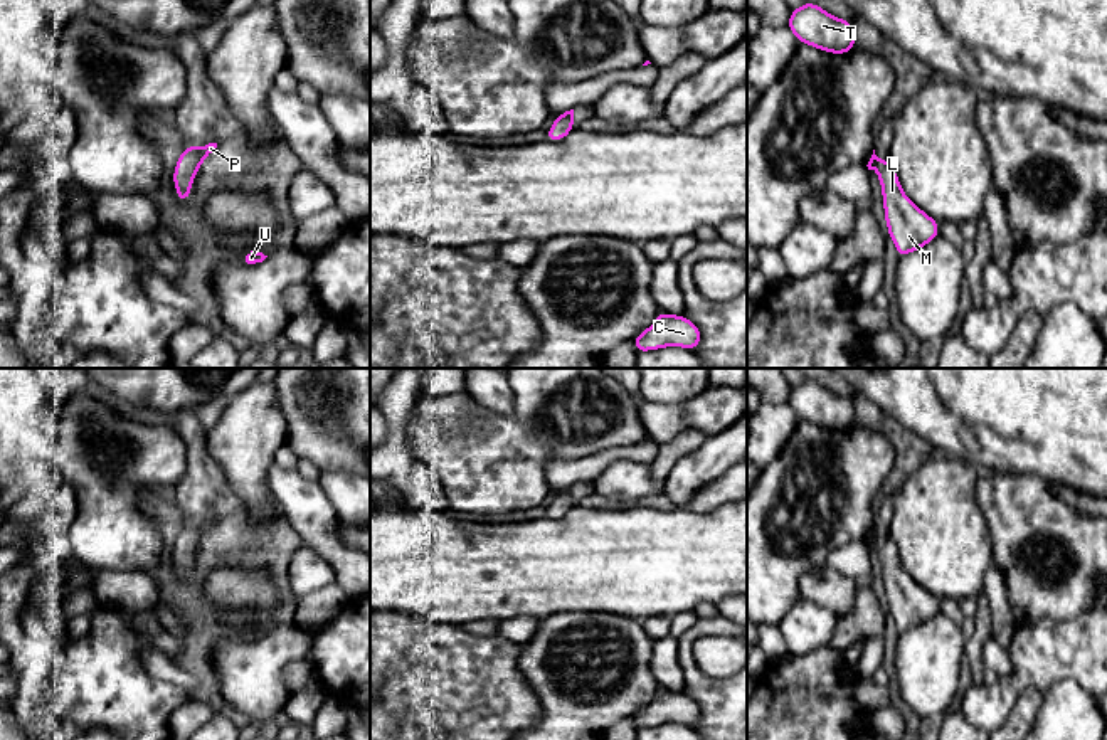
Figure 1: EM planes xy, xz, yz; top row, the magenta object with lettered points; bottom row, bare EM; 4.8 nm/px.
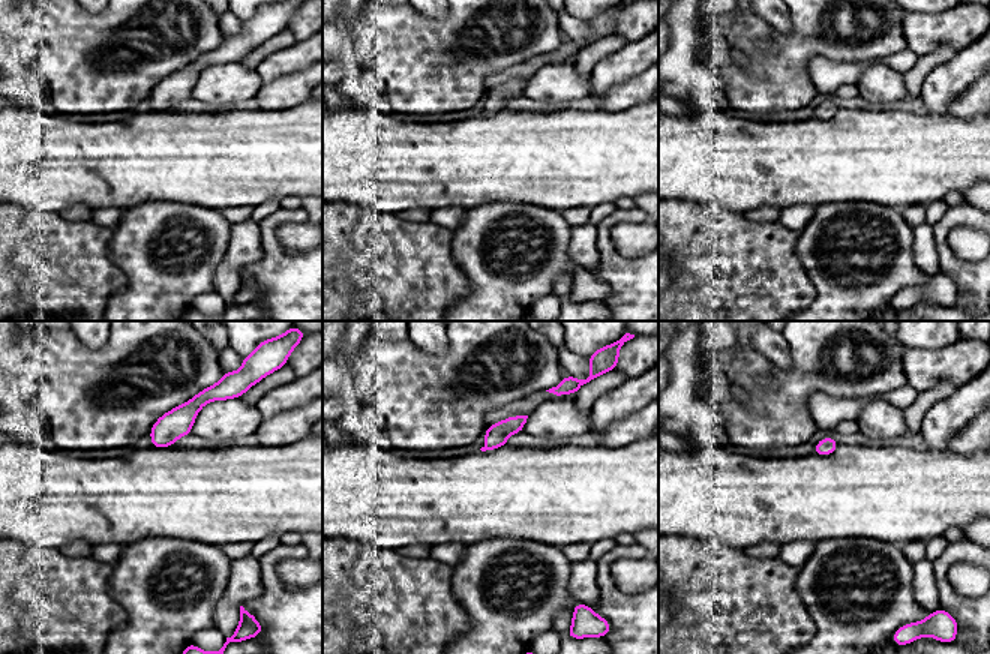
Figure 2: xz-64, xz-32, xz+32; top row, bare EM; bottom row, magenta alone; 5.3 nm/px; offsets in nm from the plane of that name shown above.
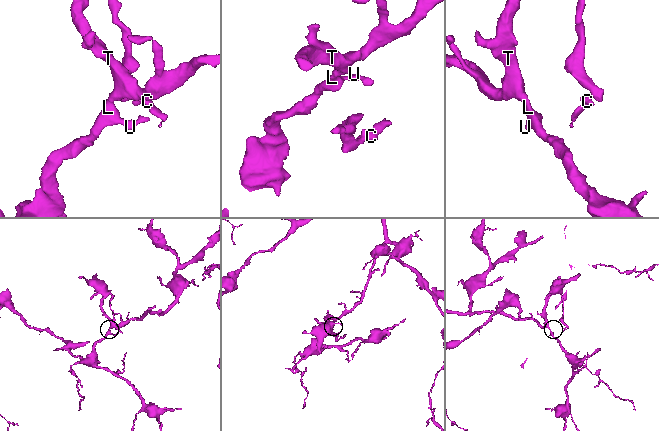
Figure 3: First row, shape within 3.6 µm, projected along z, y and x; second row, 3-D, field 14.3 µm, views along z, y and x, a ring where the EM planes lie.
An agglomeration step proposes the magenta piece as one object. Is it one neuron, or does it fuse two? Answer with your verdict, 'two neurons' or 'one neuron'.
one neuron

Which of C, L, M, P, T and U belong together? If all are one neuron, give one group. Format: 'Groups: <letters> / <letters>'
Groups: C L M P T U

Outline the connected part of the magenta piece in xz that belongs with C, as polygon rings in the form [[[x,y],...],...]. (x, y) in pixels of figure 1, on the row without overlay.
[[[659,688],[656,698],[636,713],[633,722],[638,730],[663,723],[683,723],[695,728],[700,716],[700,706],[691,696]]]

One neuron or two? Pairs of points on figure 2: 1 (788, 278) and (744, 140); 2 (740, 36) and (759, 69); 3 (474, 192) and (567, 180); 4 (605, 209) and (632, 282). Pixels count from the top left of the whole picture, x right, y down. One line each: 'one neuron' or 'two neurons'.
1: two neurons
2: two neurons
3: one neuron
4: two neurons

